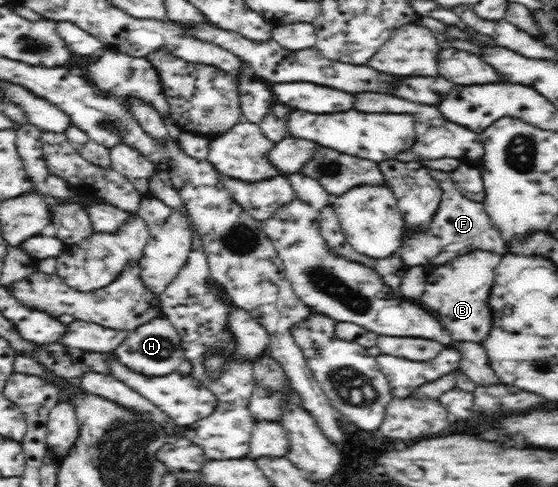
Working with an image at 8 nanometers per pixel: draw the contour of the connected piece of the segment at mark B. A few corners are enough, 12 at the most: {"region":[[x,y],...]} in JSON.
{"region":[[473,250],[437,265],[421,303],[453,339],[491,331],[499,253]]}

